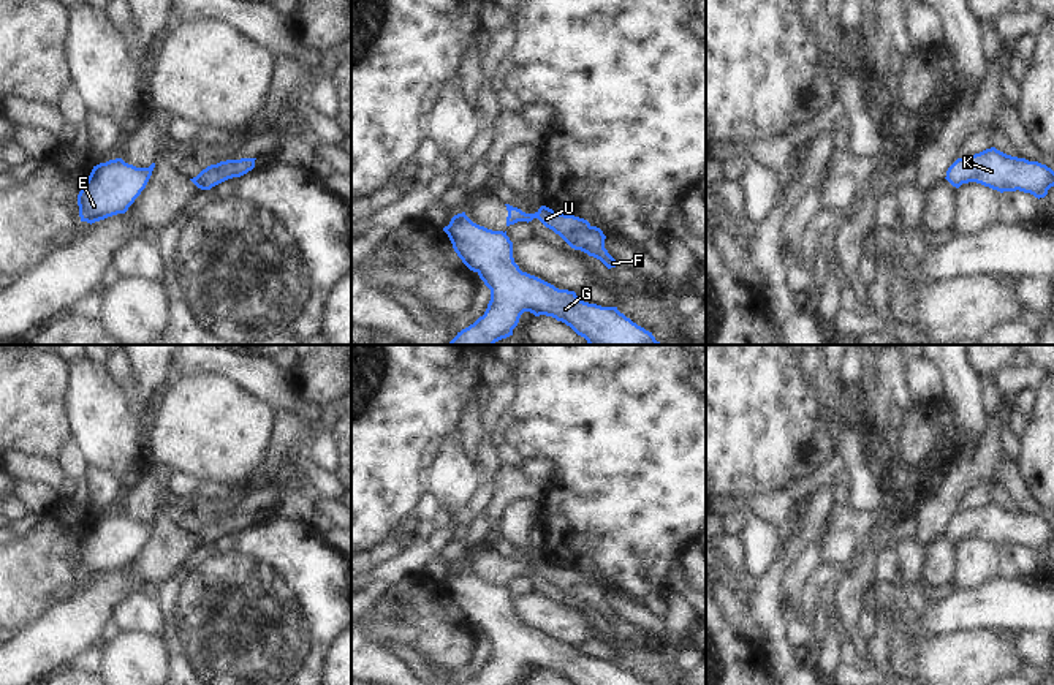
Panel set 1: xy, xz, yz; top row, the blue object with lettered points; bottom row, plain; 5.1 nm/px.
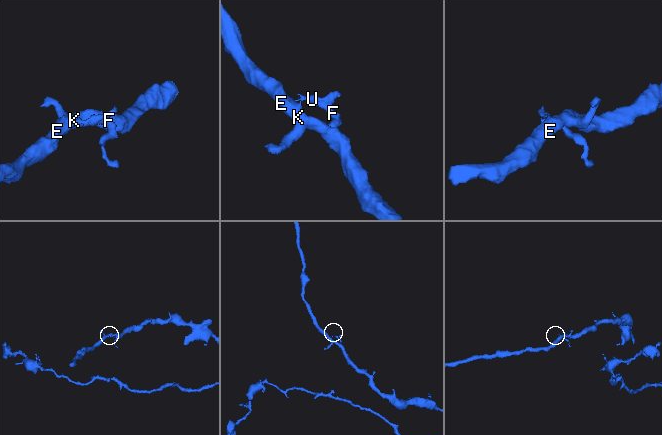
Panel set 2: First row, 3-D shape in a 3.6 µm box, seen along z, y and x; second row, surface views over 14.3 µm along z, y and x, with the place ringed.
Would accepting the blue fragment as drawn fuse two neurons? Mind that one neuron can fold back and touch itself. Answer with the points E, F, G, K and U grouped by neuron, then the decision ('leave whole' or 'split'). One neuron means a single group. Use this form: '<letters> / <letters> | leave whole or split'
E G K / F U | split

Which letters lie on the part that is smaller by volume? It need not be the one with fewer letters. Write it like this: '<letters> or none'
F, U

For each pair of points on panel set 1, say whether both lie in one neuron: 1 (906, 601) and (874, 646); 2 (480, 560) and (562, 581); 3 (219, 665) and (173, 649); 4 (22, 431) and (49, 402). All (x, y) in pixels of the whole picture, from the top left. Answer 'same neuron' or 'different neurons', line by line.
1: different neurons
2: same neuron
3: same neuron
4: same neuron

